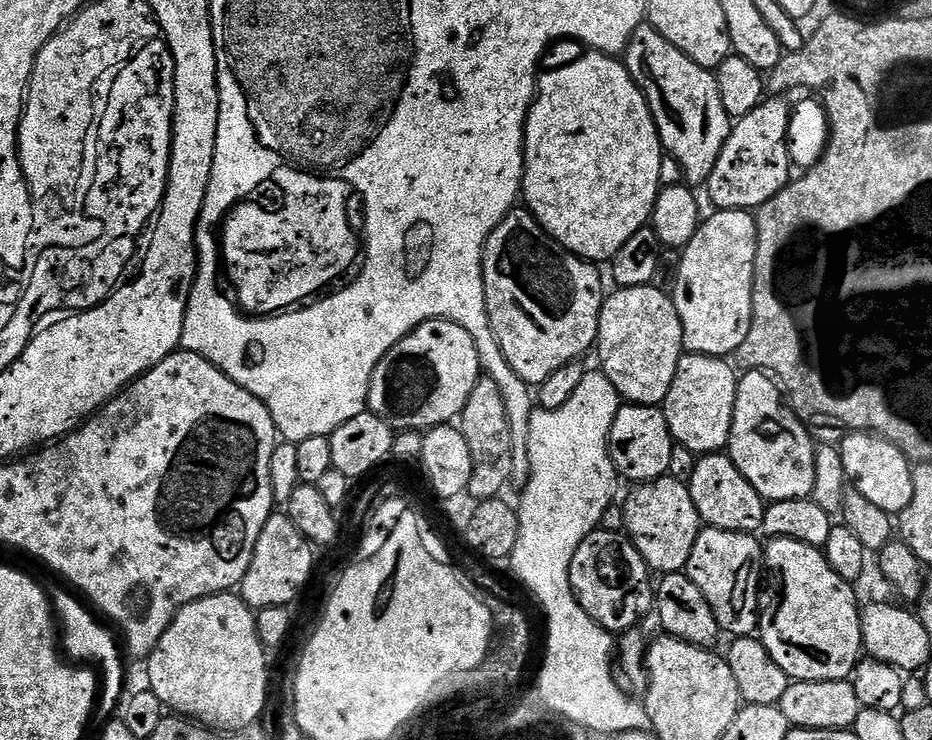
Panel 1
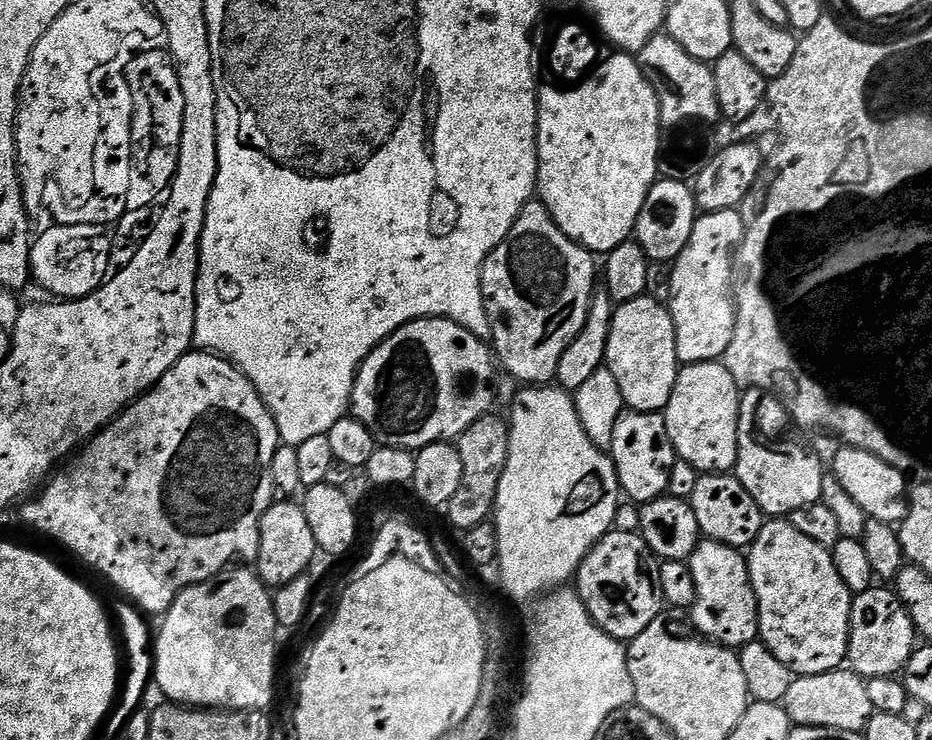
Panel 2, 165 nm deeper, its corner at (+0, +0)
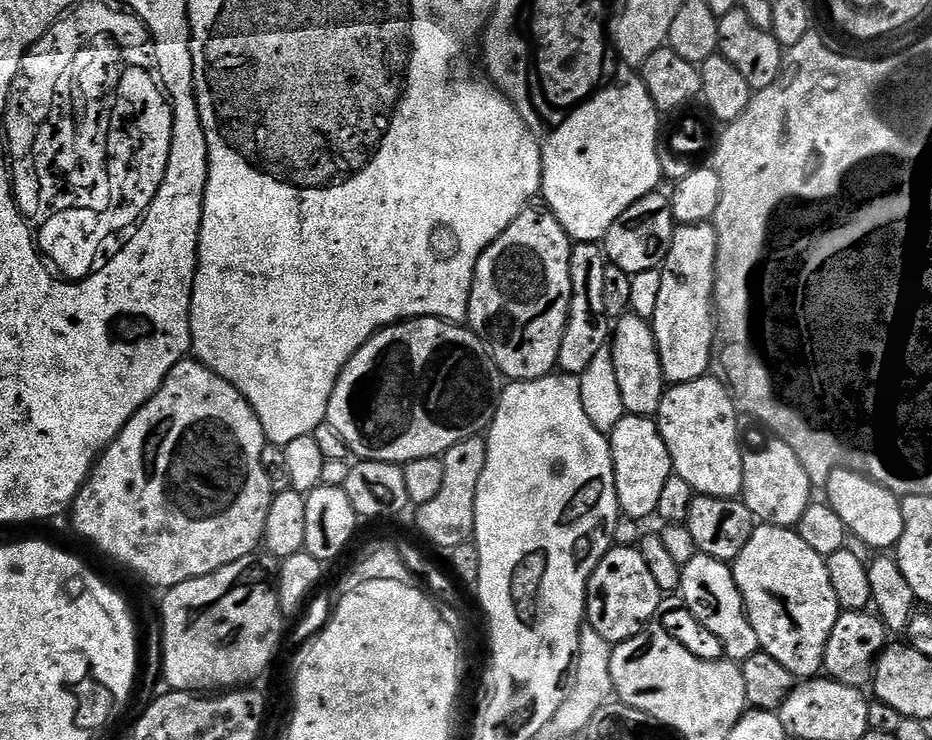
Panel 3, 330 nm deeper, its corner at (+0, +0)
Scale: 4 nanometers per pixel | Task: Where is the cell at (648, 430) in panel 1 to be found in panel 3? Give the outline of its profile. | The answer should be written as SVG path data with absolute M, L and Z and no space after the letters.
M626 414L620 419L619 424L615 425L616 437L613 435L610 440L615 459L623 475L624 472L628 475L628 480L620 478L616 481L620 507L625 517L637 522L644 515L655 513L658 498L662 498L668 480L674 475L673 449L669 441L668 444L664 441L665 433L661 425L655 419L653 420L644 414Z

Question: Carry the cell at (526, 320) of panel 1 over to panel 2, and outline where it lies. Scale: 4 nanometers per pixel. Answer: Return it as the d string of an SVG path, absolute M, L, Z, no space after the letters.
M538 198L529 200L510 234L486 258L480 285L492 327L490 344L513 381L521 380L524 386L555 381L558 362L588 321L596 288L596 260L556 225Z

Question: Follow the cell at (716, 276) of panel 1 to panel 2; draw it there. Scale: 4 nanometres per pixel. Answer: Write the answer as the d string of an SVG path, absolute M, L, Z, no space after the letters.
M725 210L722 212L706 212L703 213L697 219L694 230L690 234L690 242L682 250L682 254L677 256L674 263L671 265L672 268L672 281L668 284L668 300L666 299L666 307L670 315L672 315L672 321L674 322L674 330L676 331L676 349L678 350L678 358L680 359L681 365L685 364L701 364L707 360L719 361L720 356L729 351L732 346L732 339L734 338L734 330L736 329L736 312L737 312L737 301L734 299L734 284L732 288L732 264L734 268L734 257L737 255L738 249L744 243L744 223L740 217L739 211L736 210Z

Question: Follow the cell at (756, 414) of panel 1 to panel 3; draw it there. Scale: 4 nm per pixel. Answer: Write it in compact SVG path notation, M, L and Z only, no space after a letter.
M787 439L784 440L760 440L757 442L756 446L752 449L750 447L747 449L747 452L744 455L744 470L745 470L745 480L744 480L744 487L746 489L747 495L750 494L753 496L754 499L757 500L758 503L760 503L760 508L762 511L765 512L767 519L771 521L771 523L774 524L780 524L783 528L791 528L793 526L799 525L799 520L803 521L805 517L808 515L808 507L811 506L814 502L814 496L812 496L812 493L814 493L814 487L811 482L811 478L809 474L807 473L806 466L803 465L802 459L799 457L799 453L796 449L794 449L789 443Z

